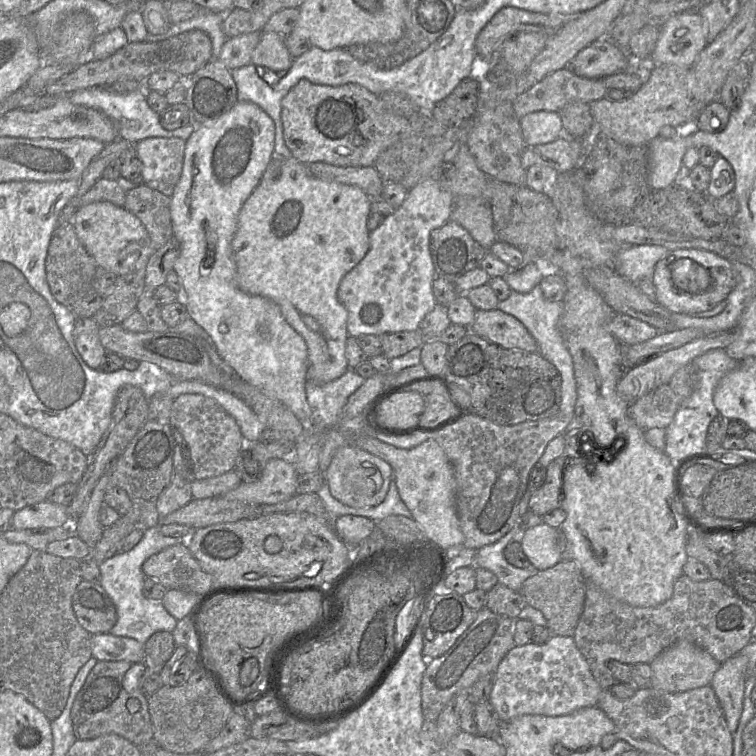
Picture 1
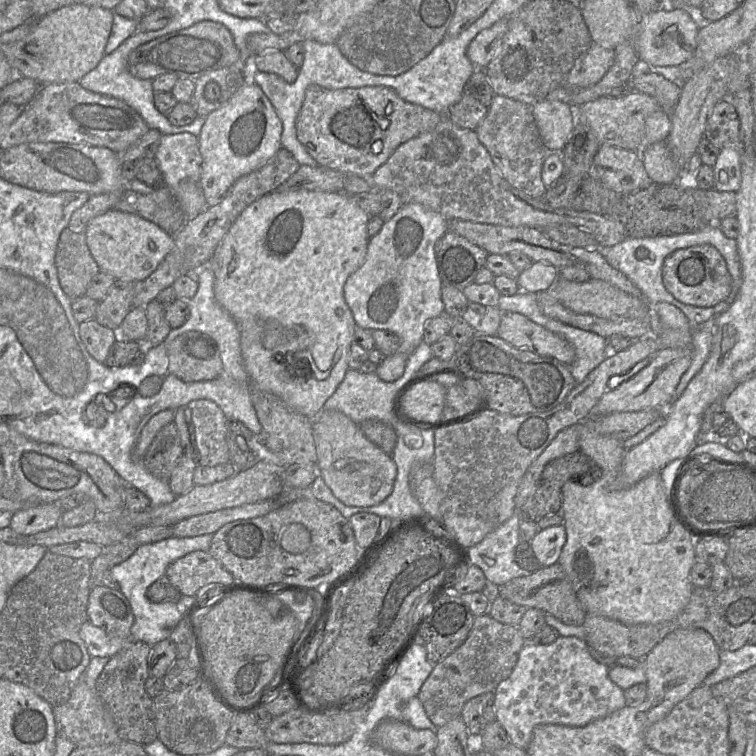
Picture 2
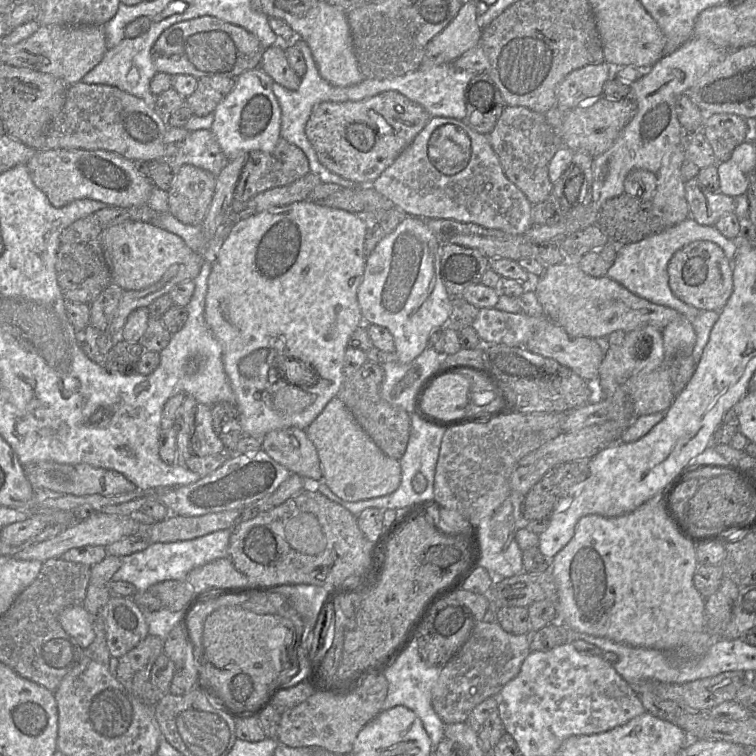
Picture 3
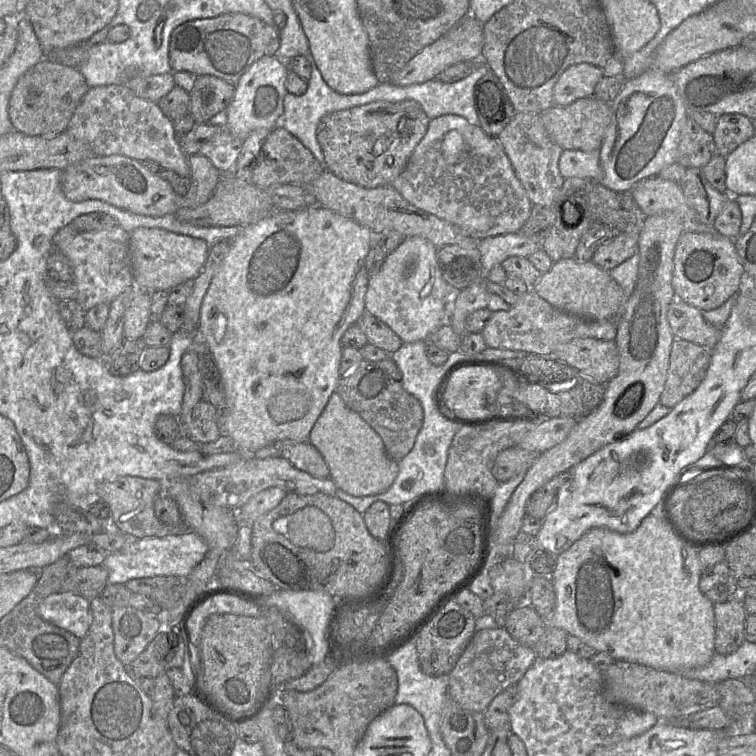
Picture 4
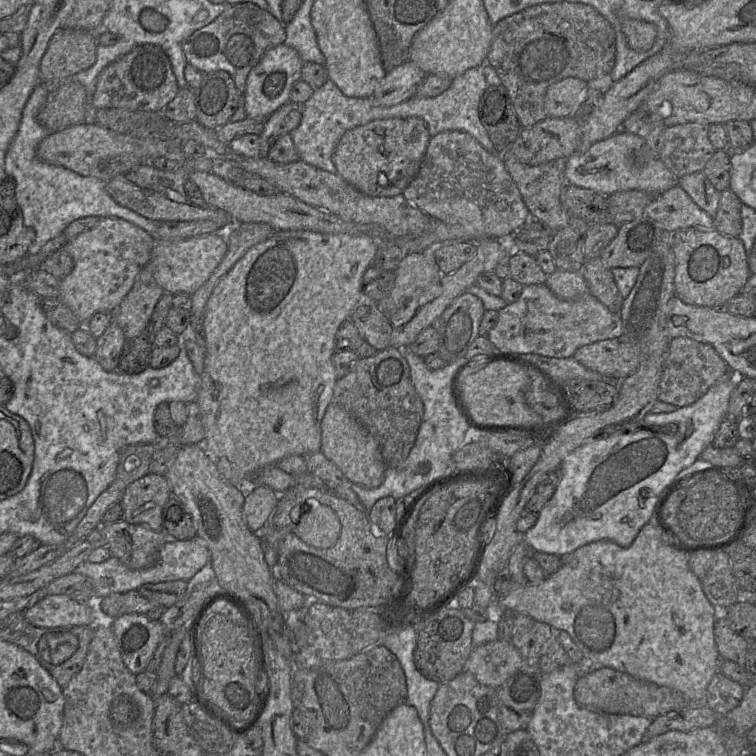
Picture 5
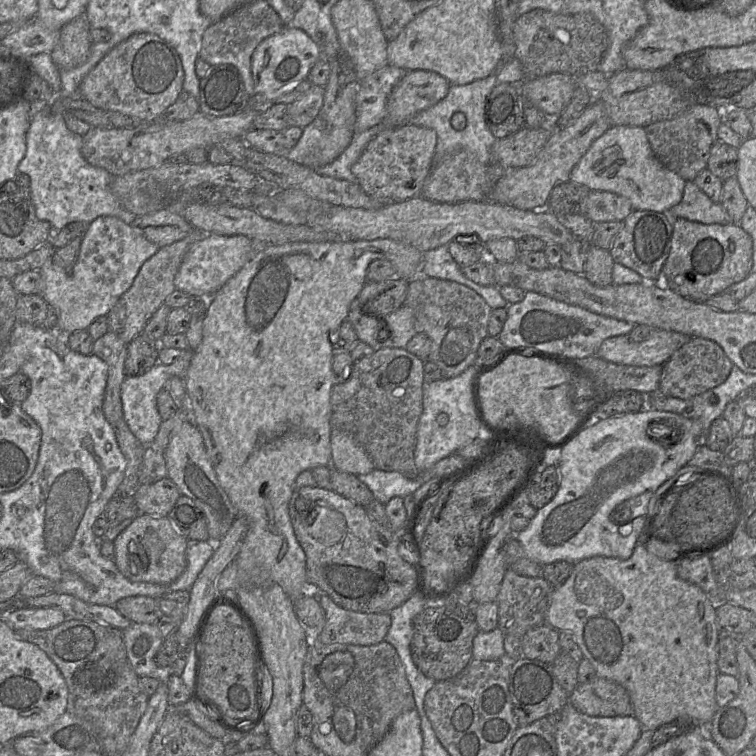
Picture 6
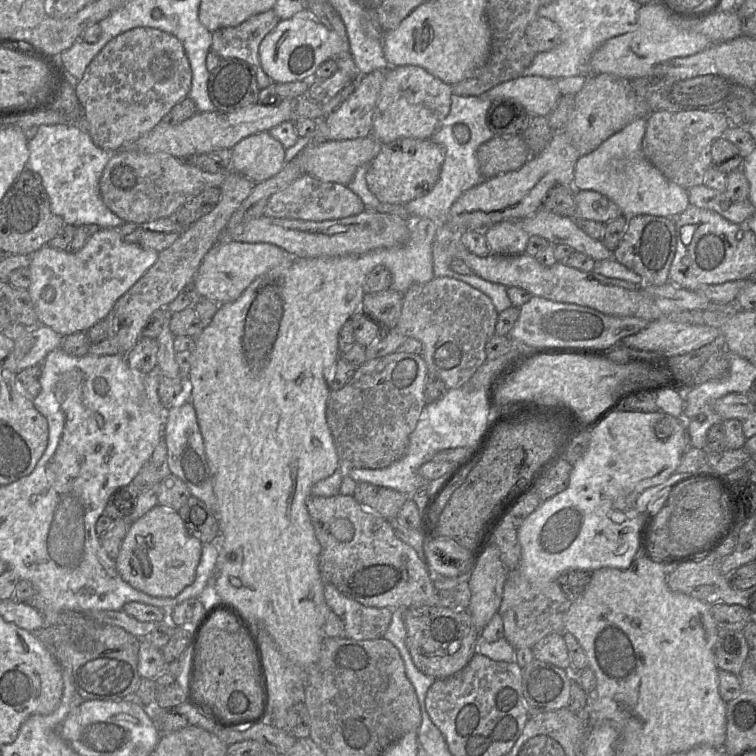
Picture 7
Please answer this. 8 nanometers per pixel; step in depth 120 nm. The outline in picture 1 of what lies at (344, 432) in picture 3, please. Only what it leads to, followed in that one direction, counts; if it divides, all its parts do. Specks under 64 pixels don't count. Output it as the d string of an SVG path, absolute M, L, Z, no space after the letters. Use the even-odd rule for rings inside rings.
M355 446L338 449L329 467L324 472L325 483L331 495L352 508L369 508L381 504L389 490L394 471L389 463Z

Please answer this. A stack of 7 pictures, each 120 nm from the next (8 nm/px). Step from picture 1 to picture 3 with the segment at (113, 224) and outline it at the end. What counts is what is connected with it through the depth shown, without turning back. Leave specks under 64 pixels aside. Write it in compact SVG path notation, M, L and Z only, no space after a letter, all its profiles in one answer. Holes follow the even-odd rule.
M127 221L104 228L99 242L110 260L112 283L123 290L141 290L151 286L172 265L183 262L193 253L176 234L142 221Z

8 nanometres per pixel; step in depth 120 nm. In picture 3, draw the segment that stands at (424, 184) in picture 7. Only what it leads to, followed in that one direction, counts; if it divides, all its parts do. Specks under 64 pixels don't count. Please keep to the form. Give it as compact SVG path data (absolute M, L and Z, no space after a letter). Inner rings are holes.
M386 91L360 101L314 105L305 134L323 166L359 185L371 185L411 144L430 118L423 107L403 94Z

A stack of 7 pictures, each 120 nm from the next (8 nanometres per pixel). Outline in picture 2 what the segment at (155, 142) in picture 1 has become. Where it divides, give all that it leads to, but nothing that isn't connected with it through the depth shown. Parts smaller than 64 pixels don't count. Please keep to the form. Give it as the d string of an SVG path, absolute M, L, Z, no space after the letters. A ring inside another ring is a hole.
M188 132L162 135L153 158L163 175L165 187L170 189L177 187L178 183L184 179L199 181L202 157L199 151L197 136Z

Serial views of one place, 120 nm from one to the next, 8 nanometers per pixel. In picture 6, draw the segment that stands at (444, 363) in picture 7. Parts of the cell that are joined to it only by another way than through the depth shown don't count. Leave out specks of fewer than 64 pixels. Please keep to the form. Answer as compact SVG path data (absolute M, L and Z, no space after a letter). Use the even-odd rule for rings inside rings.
M427 277L425 279L410 279L405 306L410 307L415 315L415 328L418 333L425 333L432 341L428 360L436 363L443 378L454 378L463 373L469 366L476 363L480 343L488 337L488 321L491 307L474 290L448 280Z

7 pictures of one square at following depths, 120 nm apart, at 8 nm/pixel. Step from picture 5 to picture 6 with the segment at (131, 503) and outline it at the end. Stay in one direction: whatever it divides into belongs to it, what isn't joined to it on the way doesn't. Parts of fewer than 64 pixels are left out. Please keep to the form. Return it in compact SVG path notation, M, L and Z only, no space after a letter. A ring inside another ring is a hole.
M166 477L153 484L139 485L133 499L139 514L167 517L180 496L176 484Z

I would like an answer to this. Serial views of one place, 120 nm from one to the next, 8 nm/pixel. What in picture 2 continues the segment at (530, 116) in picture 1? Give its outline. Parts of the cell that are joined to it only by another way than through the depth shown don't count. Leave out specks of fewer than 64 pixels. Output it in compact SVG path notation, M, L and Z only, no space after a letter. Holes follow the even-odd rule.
M542 100L531 106L540 137L550 152L563 150L574 125L578 121L576 110L554 100Z

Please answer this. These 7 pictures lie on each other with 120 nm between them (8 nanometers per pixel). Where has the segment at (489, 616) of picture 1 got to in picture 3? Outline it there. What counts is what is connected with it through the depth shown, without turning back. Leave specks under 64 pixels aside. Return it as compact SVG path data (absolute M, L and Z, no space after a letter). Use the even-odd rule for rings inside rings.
M475 622L468 640L440 670L431 693L433 709L445 725L466 722L479 703L490 696L499 695L504 685L518 675L523 661L530 652L530 635L508 633L497 622Z

